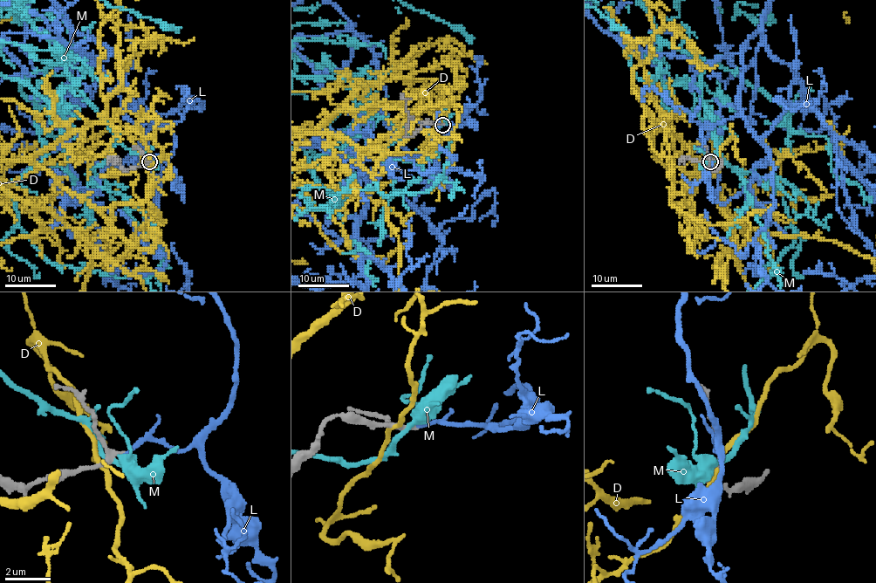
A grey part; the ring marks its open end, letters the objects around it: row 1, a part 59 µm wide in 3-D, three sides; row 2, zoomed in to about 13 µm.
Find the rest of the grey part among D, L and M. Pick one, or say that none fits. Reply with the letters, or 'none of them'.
L

